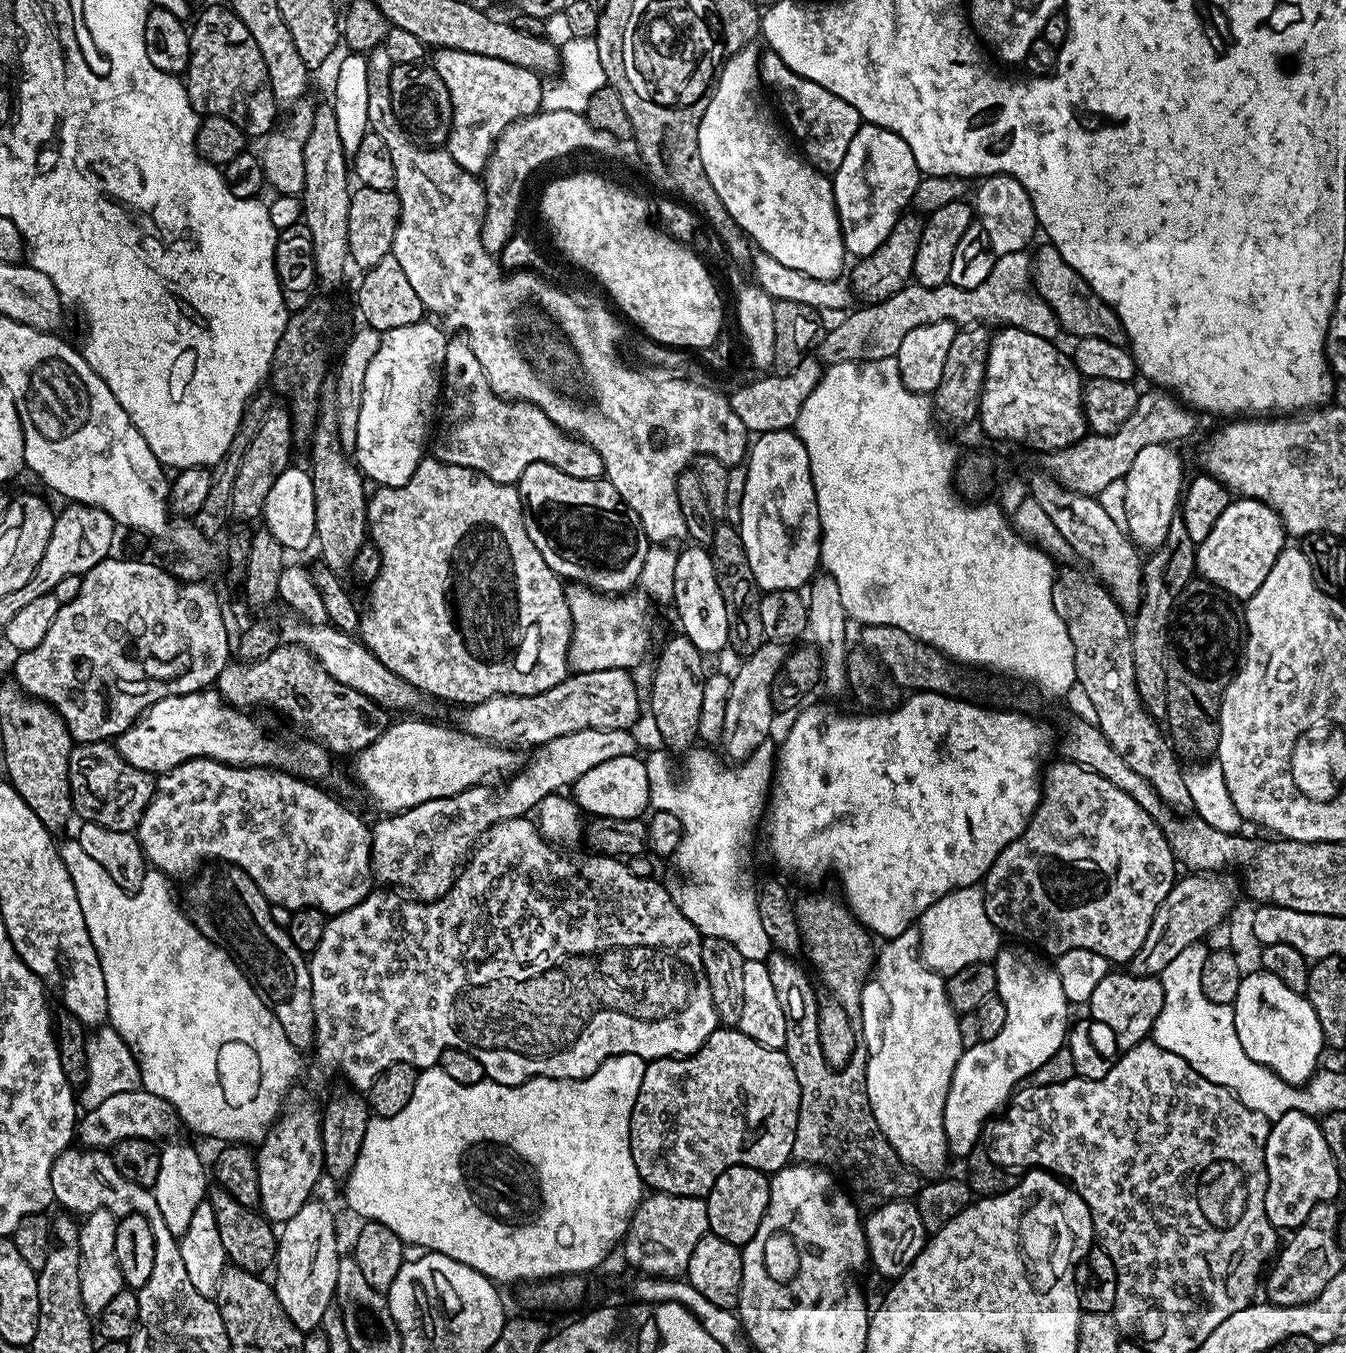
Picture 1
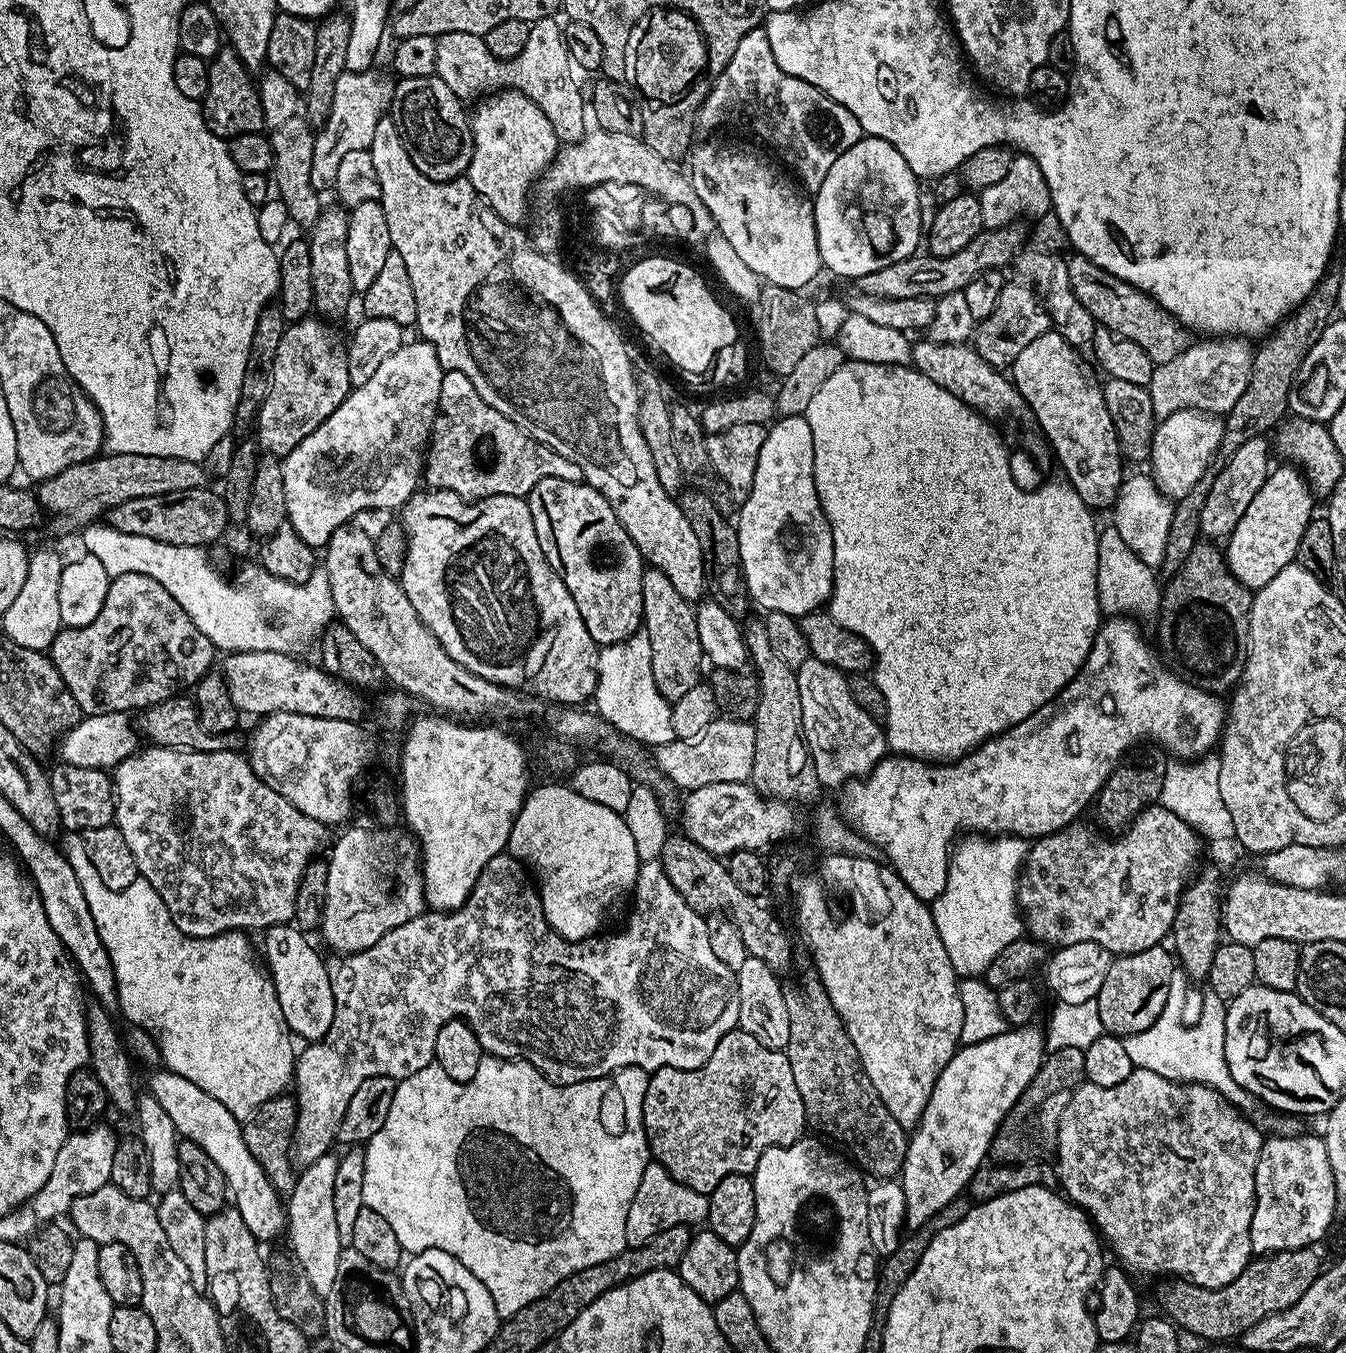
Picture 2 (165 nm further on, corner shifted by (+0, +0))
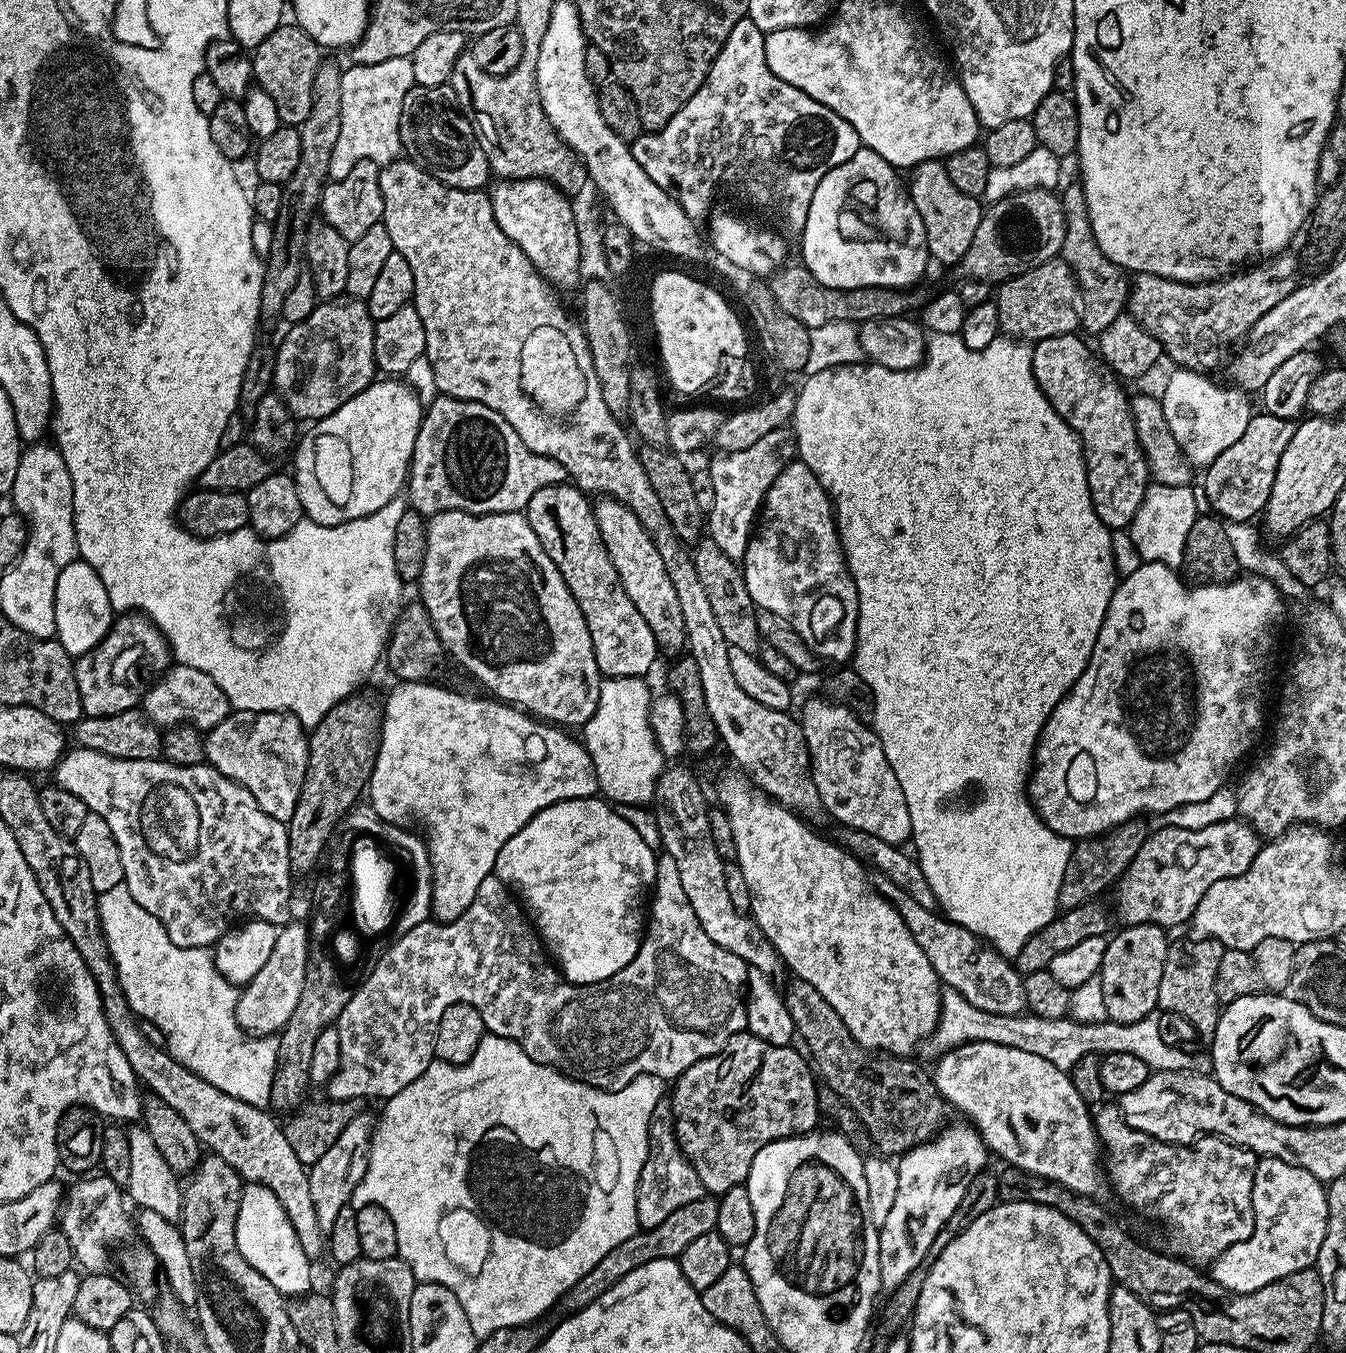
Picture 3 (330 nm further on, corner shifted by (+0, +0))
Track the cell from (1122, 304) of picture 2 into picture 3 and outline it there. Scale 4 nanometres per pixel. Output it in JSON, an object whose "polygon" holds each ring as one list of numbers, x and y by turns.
{"polygon":[[1281,254,1265,258,1235,274,1221,276,1219,280,1205,280,1203,284,1183,284,1170,278,1162,278,1158,274,1137,272,1131,277,1128,294,1127,311,1154,338,1158,338,1161,353,1173,360,1173,365,1199,369,1200,359,1215,346,1219,340,1232,340,1235,336,1247,337,1252,327,1266,314,1266,310,1274,310,1282,298,1286,298,1301,283,1300,264,1289,254]]}

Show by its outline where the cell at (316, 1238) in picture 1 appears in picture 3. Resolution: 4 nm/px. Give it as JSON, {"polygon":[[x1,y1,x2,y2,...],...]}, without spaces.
{"polygon":[[367,1114,354,1117,346,1126,346,1130,338,1134,334,1146,330,1146,330,1150,326,1150,326,1154,322,1154,322,1158,318,1158,318,1162,308,1168,314,1214,318,1214,318,1226,322,1226,325,1234,334,1226,334,1218,338,1218,339,1212,352,1204,354,1190,366,1174,368,1151,372,1149,373,1131,373,1117,370,1118]]}

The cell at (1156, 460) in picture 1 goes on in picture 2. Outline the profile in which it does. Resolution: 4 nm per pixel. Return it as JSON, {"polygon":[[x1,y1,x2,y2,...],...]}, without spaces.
{"polygon":[[1187,408,1163,417,1152,433,1150,457,1150,475,1160,493,1173,502,1183,498,1190,491,1190,486,1194,486,1194,482,1198,482,1198,478,1202,478,1215,461,1223,433,1223,419,1211,412,1195,412]]}

